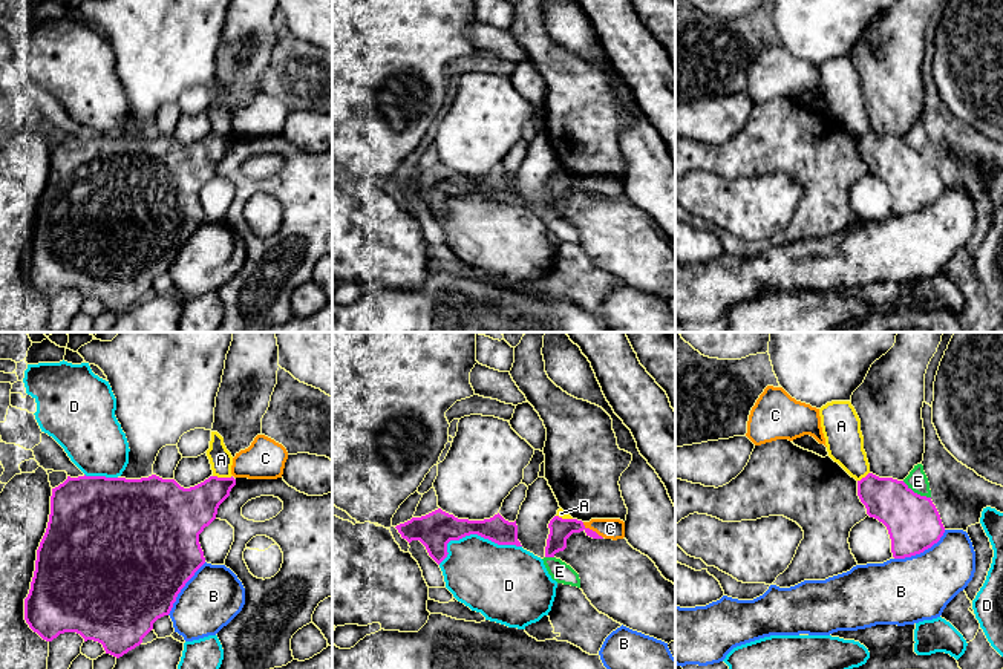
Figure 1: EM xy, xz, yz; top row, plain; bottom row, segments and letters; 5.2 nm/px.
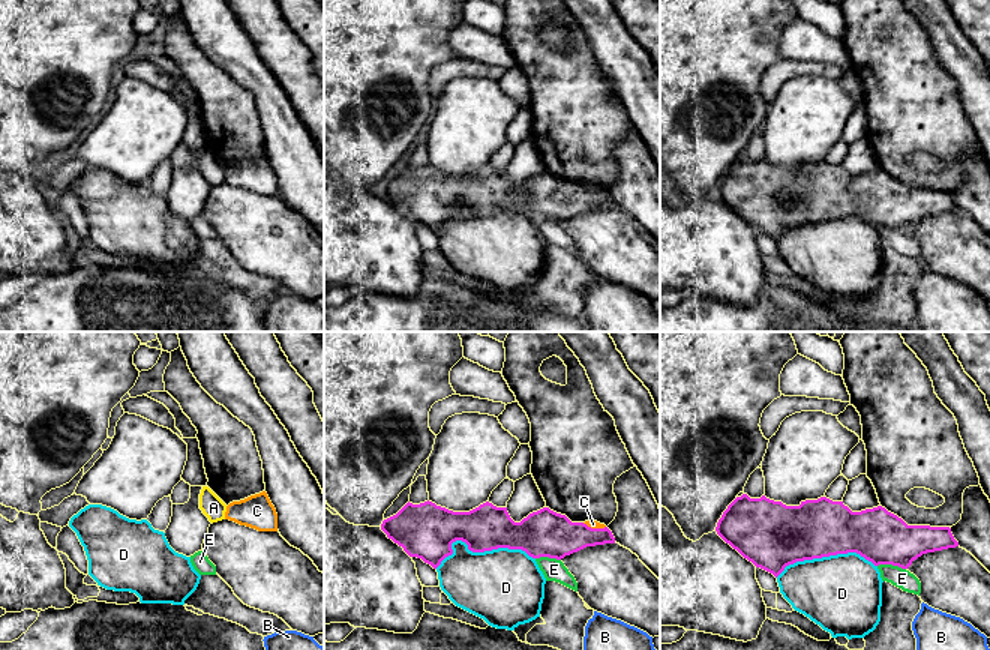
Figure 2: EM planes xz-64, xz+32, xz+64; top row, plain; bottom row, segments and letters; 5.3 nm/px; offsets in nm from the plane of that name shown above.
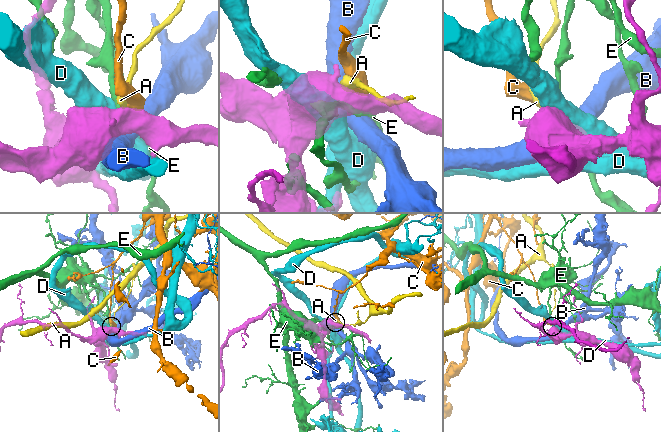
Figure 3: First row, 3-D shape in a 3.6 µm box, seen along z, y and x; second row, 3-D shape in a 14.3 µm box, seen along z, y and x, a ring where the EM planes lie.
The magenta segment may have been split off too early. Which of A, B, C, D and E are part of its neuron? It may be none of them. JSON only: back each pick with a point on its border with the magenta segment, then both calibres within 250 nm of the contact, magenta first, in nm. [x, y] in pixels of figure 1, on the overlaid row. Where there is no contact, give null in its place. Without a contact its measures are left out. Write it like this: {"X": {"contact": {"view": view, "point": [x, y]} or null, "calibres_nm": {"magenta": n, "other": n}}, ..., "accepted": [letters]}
{"accepted": []}

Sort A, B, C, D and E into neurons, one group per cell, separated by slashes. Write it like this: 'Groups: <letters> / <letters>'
Groups: A / B / C / D / E

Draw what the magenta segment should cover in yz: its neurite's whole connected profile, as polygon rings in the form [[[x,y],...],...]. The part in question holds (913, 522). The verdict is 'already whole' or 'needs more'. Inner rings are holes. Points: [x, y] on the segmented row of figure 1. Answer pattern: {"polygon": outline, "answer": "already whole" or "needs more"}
{"polygon": [[[868,473],[858,481],[858,496],[867,514],[887,527],[894,559],[923,553],[945,533],[931,498],[914,493],[903,481]]], "answer": "already whole"}

